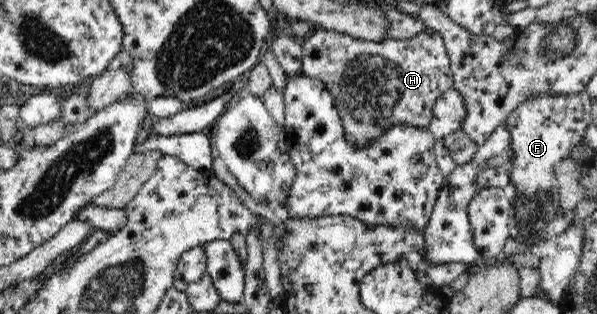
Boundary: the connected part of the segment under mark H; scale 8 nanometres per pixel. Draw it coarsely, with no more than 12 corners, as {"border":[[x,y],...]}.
{"border":[[320,28],[303,73],[348,140],[427,127],[453,89],[442,34],[361,40]]}

